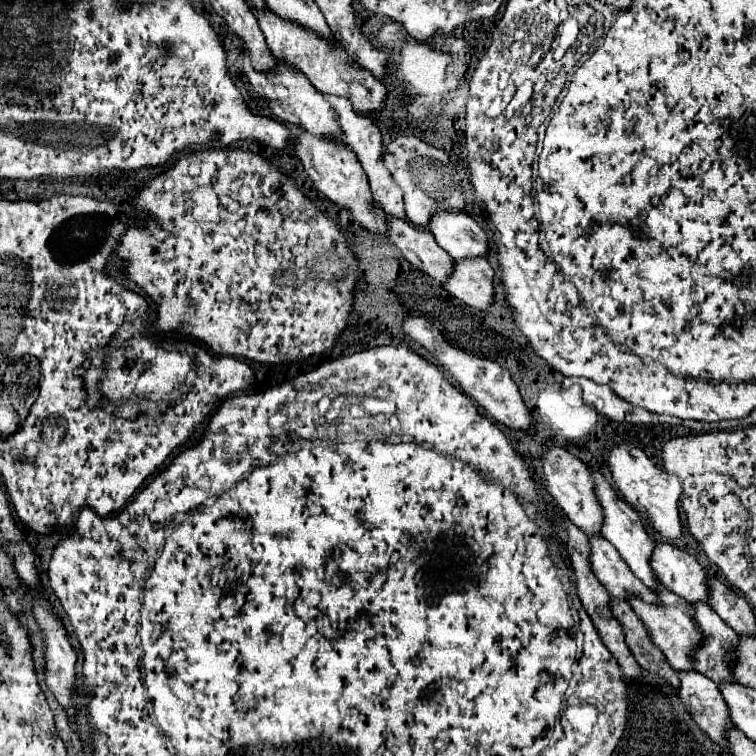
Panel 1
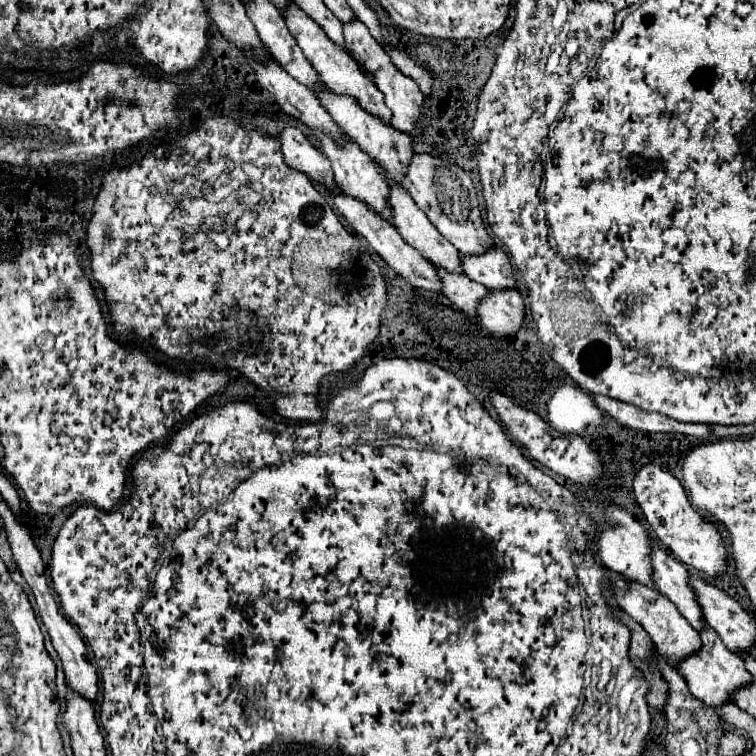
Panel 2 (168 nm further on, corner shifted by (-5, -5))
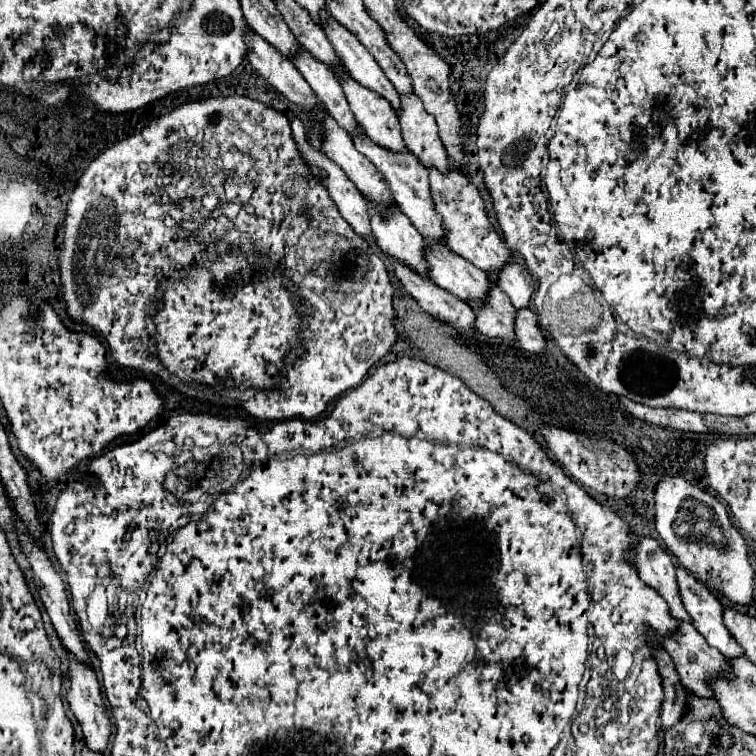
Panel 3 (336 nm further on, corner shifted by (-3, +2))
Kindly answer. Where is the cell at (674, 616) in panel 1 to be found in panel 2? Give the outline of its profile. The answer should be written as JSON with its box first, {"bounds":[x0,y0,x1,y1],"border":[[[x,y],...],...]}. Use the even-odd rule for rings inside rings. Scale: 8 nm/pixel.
{"bounds":[679,627,753,707],"border":[[[711,627],[701,633],[701,639],[703,639],[701,651],[697,655],[691,655],[683,663],[679,663],[679,673],[685,677],[691,693],[699,701],[703,701],[709,707],[721,707],[721,705],[731,701],[733,691],[737,691],[741,687],[747,687],[753,681],[753,677],[745,669],[745,661],[739,655],[733,655],[725,647],[725,643],[721,643],[721,637]]]}

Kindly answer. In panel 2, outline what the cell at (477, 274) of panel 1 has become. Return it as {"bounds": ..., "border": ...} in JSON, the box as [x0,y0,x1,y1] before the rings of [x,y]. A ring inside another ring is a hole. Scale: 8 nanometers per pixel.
{"bounds":[479,291,525,337],"border":[[[489,291],[479,303],[479,319],[493,335],[513,337],[525,319],[525,303],[519,291]]]}

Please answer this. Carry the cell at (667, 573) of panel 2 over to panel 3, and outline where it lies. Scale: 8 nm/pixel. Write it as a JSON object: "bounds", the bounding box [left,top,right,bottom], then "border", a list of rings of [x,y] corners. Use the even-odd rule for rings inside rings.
{"bounds":[677,566,743,658],"border":[[[677,566],[677,584],[685,610],[691,616],[693,626],[707,640],[707,644],[717,648],[727,658],[741,656],[743,652],[739,644],[735,644],[735,640],[723,626],[723,618],[721,618],[723,606],[719,598],[703,582],[699,582],[681,566]]]}

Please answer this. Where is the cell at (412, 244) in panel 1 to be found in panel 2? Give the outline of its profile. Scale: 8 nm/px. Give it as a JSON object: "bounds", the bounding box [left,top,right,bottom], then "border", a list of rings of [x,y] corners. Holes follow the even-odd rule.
{"bounds":[437,269,489,317],"border":[[[439,269],[437,273],[441,277],[445,297],[463,313],[477,317],[477,303],[489,293],[487,287],[481,287],[481,283],[471,281],[467,275],[451,275],[445,269]]]}

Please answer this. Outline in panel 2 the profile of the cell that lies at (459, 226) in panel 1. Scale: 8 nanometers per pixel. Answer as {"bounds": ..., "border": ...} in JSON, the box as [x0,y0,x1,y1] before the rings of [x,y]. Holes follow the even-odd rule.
{"bounds":[463,247,517,291],"border":[[[493,247],[485,255],[463,257],[463,269],[469,279],[485,285],[487,289],[501,291],[501,289],[517,289],[517,277],[513,273],[511,261],[507,253],[499,247]]]}

